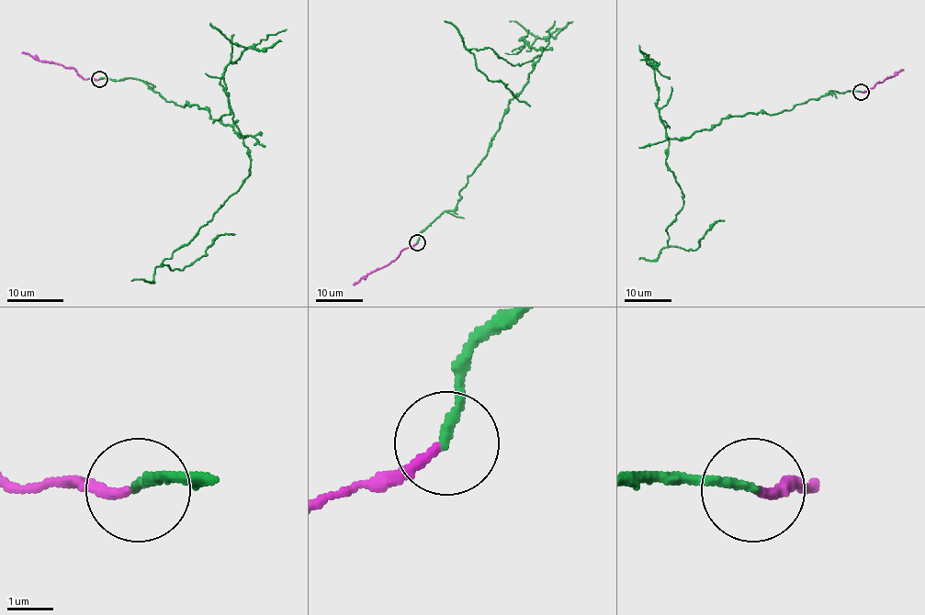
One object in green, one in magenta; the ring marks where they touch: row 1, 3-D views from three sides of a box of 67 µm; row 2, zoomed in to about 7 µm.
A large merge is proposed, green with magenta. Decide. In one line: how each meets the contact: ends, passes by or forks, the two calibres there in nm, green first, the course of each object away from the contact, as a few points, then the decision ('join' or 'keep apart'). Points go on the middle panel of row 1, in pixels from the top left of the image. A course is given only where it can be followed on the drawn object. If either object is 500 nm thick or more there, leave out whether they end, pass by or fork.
green ends | magenta ends | 190/200 nm | green via (417, 243), (458, 202), (543, 47), (521, 65), (490, 48), (470, 50), (486, 77), (501, 81), (530, 106) | magenta via (417, 243), (403, 250), (387, 265), (353, 285) | keep apart

